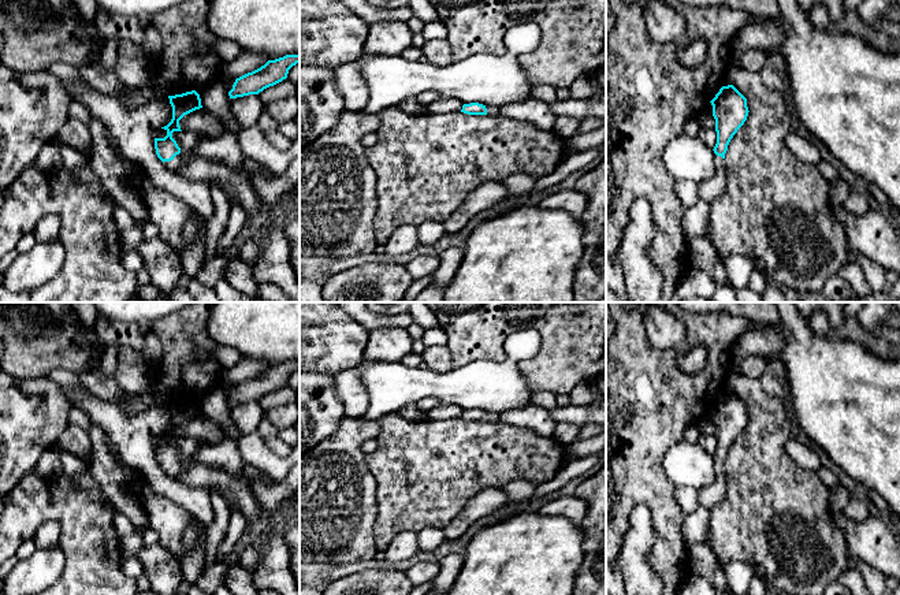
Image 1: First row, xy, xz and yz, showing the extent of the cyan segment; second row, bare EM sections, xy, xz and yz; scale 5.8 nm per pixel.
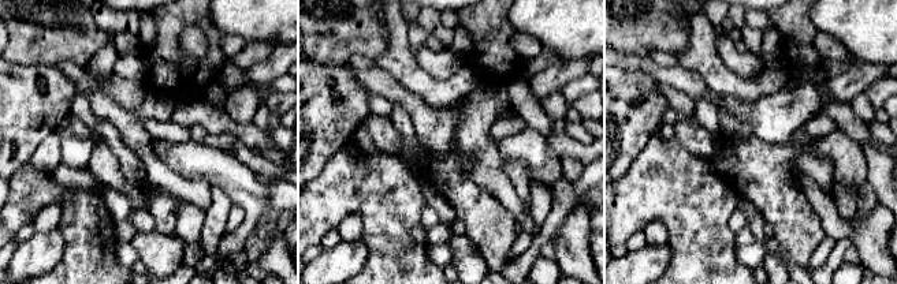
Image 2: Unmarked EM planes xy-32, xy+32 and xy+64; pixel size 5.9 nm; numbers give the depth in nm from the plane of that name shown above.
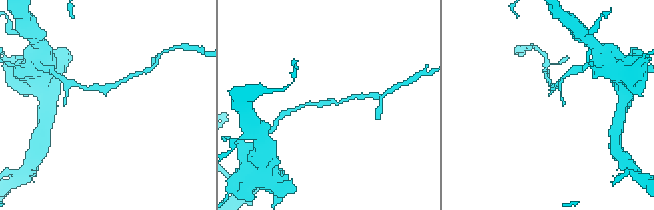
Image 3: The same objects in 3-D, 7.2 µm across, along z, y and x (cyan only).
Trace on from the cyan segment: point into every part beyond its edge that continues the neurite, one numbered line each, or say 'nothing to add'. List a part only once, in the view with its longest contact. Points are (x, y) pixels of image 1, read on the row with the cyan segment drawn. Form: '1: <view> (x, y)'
1: xy (174, 164)

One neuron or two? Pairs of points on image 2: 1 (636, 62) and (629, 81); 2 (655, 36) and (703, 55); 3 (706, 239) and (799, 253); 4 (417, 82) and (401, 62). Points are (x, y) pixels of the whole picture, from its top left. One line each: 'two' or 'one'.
1: two
2: two
3: two
4: one

